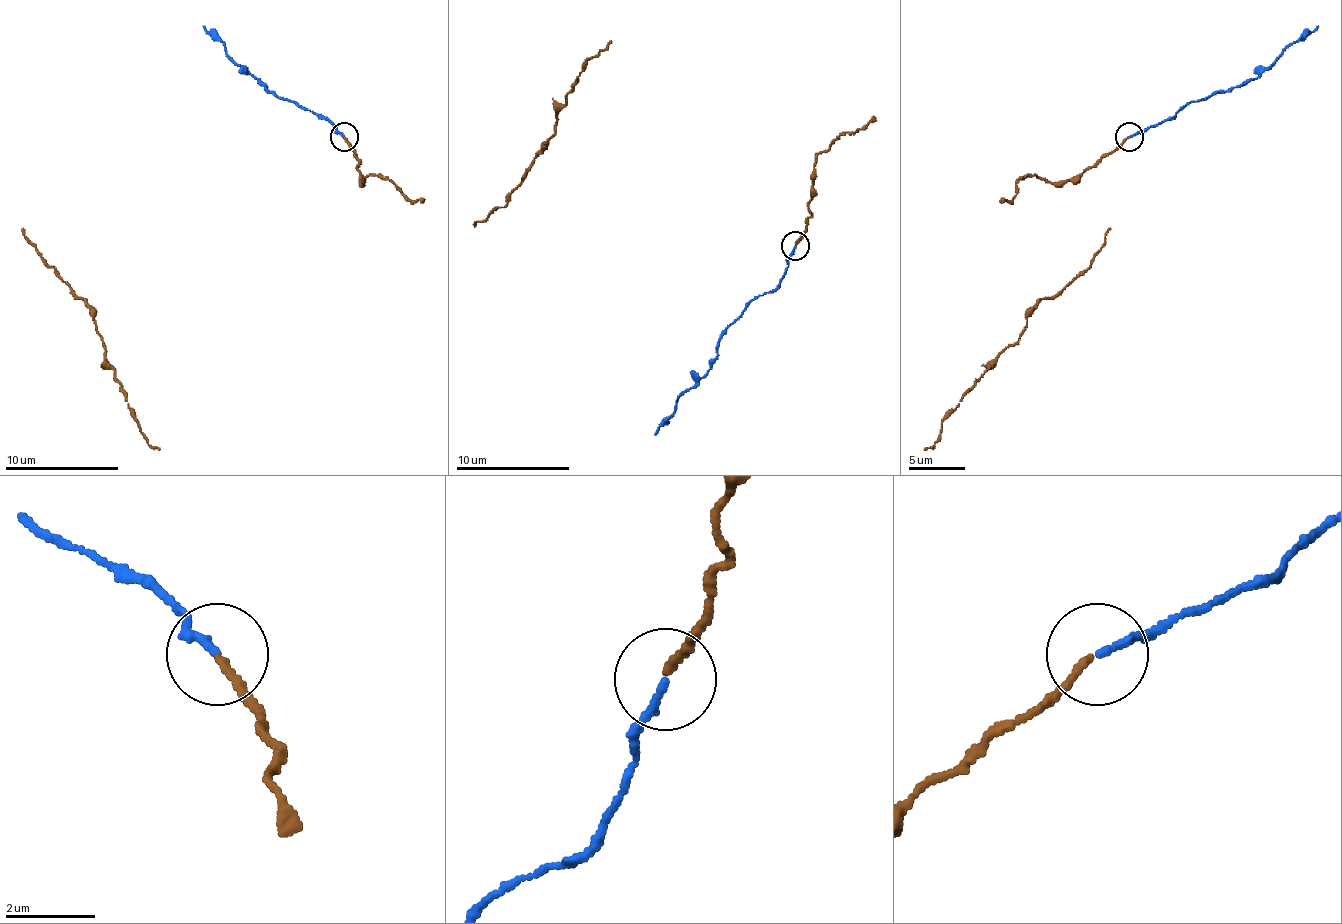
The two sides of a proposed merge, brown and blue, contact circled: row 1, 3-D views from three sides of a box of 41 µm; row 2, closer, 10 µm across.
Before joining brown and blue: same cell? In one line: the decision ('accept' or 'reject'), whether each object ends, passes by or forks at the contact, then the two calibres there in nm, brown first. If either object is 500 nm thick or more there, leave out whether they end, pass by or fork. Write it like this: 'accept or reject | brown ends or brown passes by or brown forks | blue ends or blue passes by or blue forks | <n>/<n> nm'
accept | brown ends | blue ends | 160/160 nm

